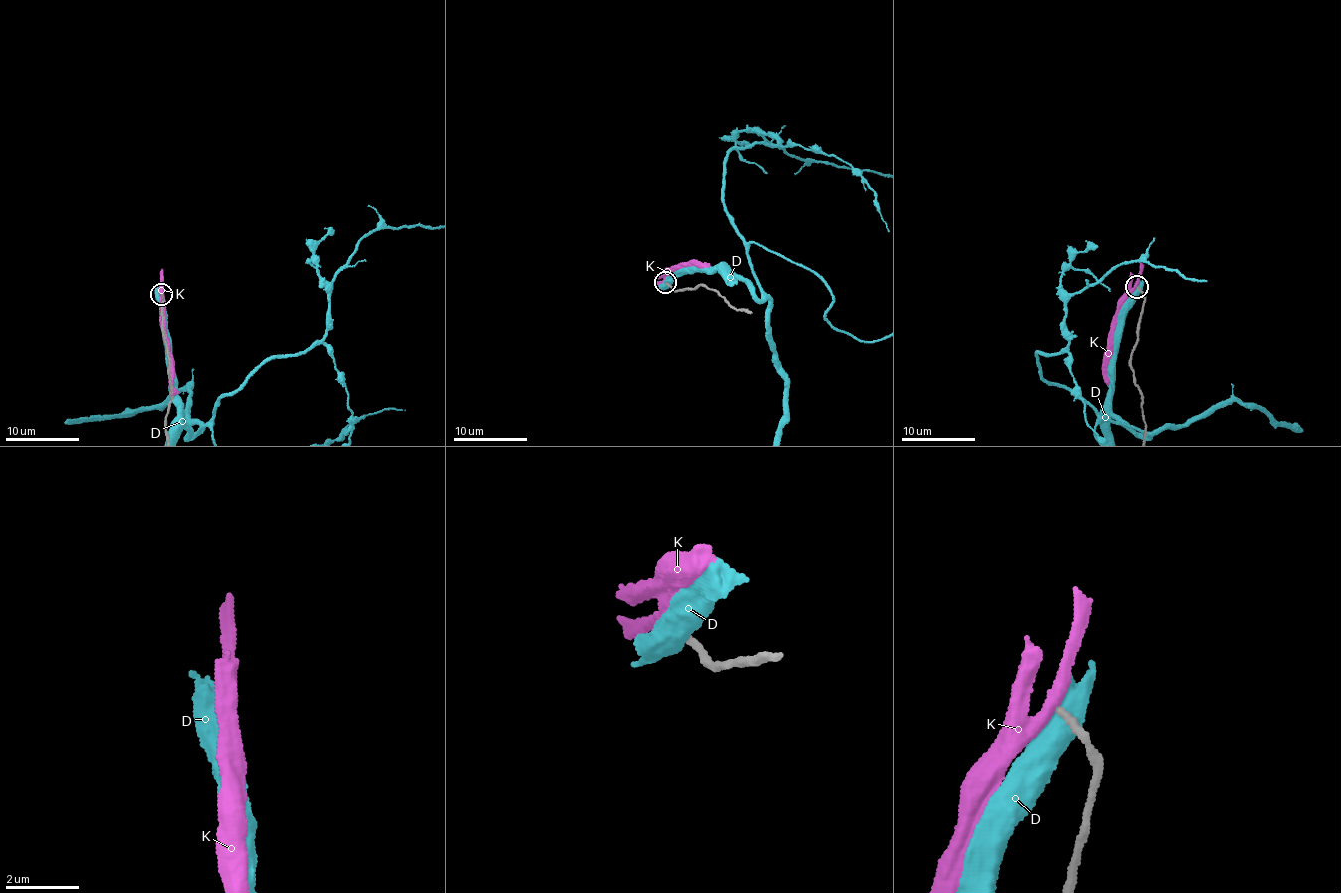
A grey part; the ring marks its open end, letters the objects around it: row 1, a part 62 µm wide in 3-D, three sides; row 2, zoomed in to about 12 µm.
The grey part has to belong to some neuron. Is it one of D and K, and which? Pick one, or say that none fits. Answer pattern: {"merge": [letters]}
{"merge": []}

